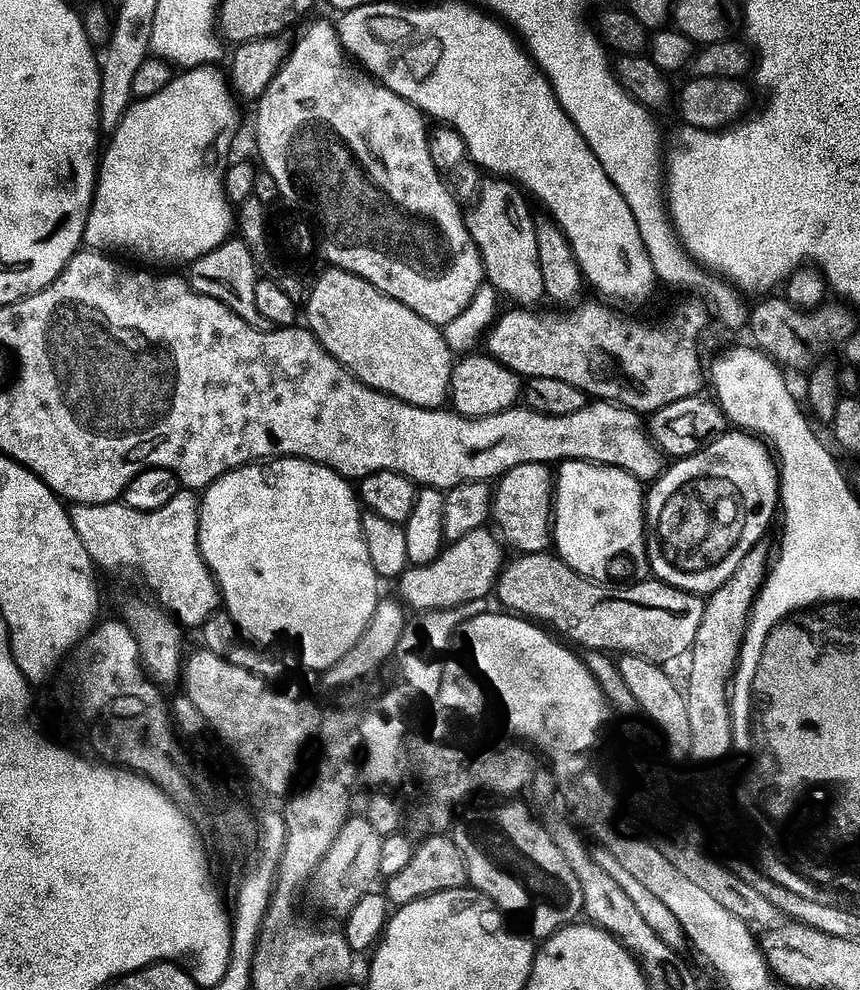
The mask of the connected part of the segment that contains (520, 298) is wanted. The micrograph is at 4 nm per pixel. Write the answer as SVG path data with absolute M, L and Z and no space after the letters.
M520 191L517 196L500 194L500 196L496 196L494 206L478 206L473 203L466 216L472 240L481 252L487 283L492 284L501 297L509 296L516 303L513 305L516 306L536 306L539 300L545 299L542 266L539 262L538 234L536 233L537 217L532 216L526 200L523 191Z

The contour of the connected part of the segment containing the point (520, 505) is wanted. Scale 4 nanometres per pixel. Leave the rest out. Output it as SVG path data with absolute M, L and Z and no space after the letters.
M523 464L505 472L495 485L491 504L499 537L523 555L547 551L552 544L555 494L554 472L547 464Z

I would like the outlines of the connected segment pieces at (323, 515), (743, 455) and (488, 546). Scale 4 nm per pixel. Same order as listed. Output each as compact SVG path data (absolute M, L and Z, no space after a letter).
M272 458L267 462L236 468L233 472L220 476L209 488L203 489L200 500L200 553L216 580L216 587L231 623L236 628L240 627L253 640L251 643L261 649L270 650L268 648L276 648L279 644L284 648L293 648L301 666L317 674L325 673L336 662L341 662L346 654L350 654L350 650L353 650L354 644L358 642L358 638L362 638L363 631L370 624L382 597L382 581L376 575L374 562L370 562L370 550L366 550L366 538L362 534L362 504L353 486L351 488L348 484L351 483L333 468L315 464L313 460Z
M739 430L725 432L715 442L707 444L702 451L694 453L693 456L685 456L677 459L673 464L676 464L673 468L672 465L665 467L659 478L649 487L652 489L649 490L648 488L646 492L644 522L646 525L648 566L651 575L655 579L661 580L663 584L669 584L671 588L677 588L683 592L707 598L722 586L726 586L726 582L730 582L730 578L734 578L734 574L738 570L738 566L742 566L746 554L750 554L753 548L757 547L763 541L760 539L763 538L764 531L771 526L772 519L775 516L777 519L778 509L780 508L780 465L771 447L761 437Z
M478 528L470 534L466 534L460 541L447 545L434 563L409 567L398 581L401 594L399 594L399 597L403 600L403 603L409 609L413 610L414 608L419 611L418 613L425 614L433 612L433 610L454 608L464 603L470 603L472 600L488 598L495 591L495 583L499 580L506 563L503 543L497 535L491 532L491 536L488 531L489 529L486 528Z

